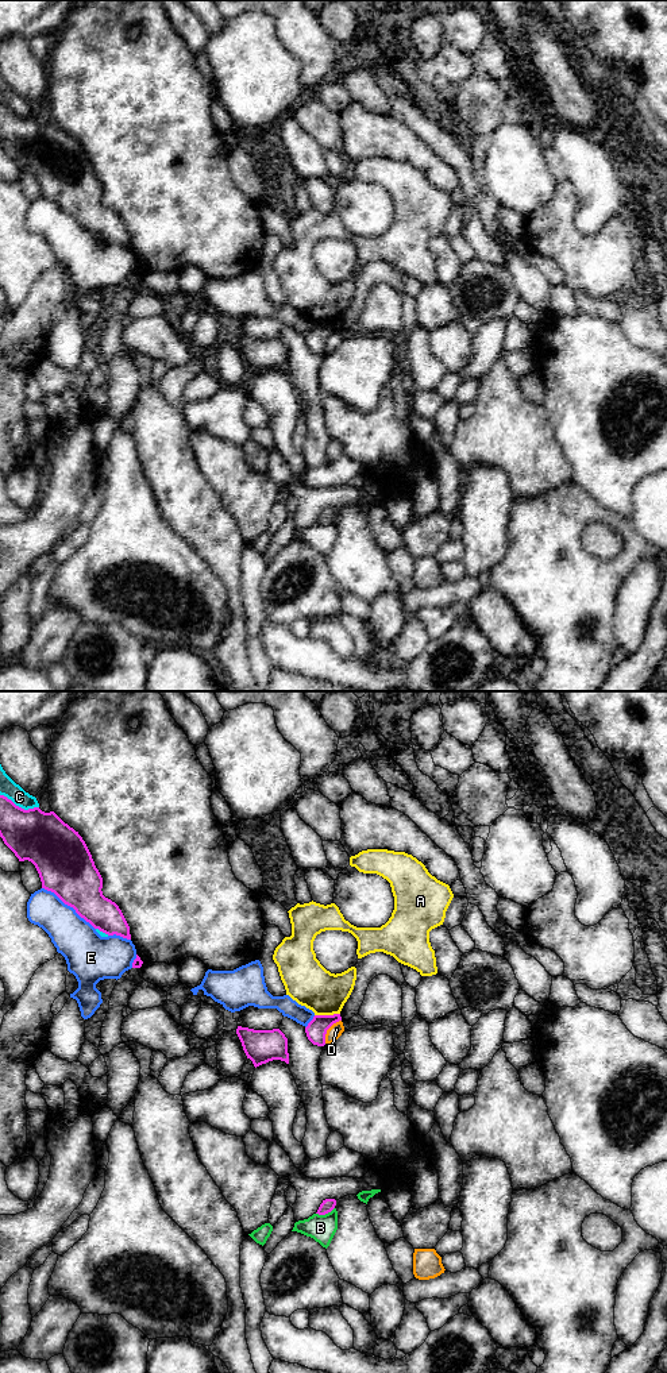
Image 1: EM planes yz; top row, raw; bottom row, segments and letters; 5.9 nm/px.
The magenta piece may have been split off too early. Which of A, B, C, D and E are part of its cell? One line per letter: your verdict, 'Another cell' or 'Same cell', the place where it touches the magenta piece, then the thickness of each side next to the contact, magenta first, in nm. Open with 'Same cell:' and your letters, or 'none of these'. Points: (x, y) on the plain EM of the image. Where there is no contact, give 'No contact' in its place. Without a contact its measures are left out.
Same cell: none of these
A: Another cell. Touches magenta at yz (327, 324). Thickness 120 nm (magenta) against 260 nm
B: Another cell. Touches magenta at yz (324, 523). Thickness 80 nm (magenta) against 160 nm
C: Another cell. Touches magenta at yz (18, 115). Thickness 320 nm (magenta) against 100 nm
D: Another cell. Touches magenta at yz (327, 338). Thickness 120 nm (magenta) against 80 nm
E: Another cell. Touches magenta at yz (69, 213). Thickness 340 nm (magenta) against 240 nm

